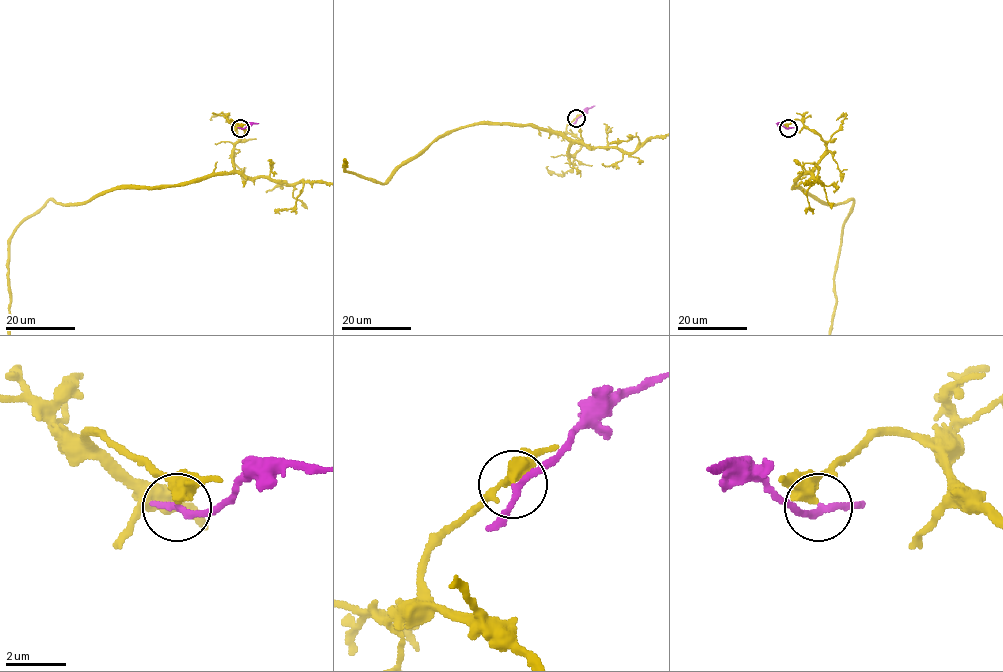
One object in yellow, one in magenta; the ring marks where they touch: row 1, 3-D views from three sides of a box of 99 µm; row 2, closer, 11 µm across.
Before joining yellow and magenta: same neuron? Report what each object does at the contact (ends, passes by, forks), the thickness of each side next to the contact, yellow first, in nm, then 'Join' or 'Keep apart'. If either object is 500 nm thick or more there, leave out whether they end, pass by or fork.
At the ring yellow passes by. At the ring magenta passes by. Thickness 360 nm (yellow) against 190 nm. Keep apart

